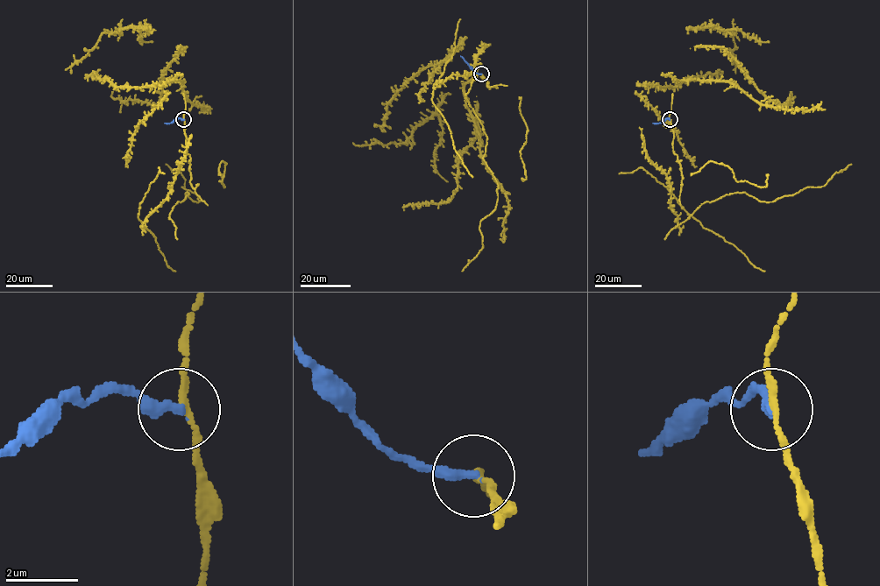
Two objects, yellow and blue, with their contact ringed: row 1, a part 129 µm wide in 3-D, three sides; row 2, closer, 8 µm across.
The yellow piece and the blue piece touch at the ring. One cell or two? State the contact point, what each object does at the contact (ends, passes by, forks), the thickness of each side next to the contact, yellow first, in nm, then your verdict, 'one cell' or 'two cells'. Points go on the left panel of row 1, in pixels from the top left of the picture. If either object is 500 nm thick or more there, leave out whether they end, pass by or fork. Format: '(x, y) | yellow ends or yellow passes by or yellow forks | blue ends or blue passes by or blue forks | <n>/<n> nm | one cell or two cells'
(183, 119) | yellow passes by | blue ends | 160/320 nm | two cells

